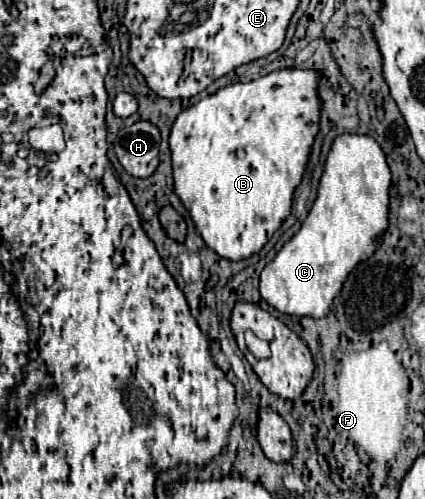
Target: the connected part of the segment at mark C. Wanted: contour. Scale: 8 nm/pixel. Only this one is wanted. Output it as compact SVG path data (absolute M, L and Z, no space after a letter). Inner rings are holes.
M341 134L335 138L333 148L327 156L325 170L319 182L319 192L313 208L301 230L279 250L279 254L263 268L259 292L275 310L291 316L327 316L333 298L341 292L341 286L349 272L363 260L371 258L381 244L383 232L389 226L389 188L391 170L387 166L385 154L371 136Z

